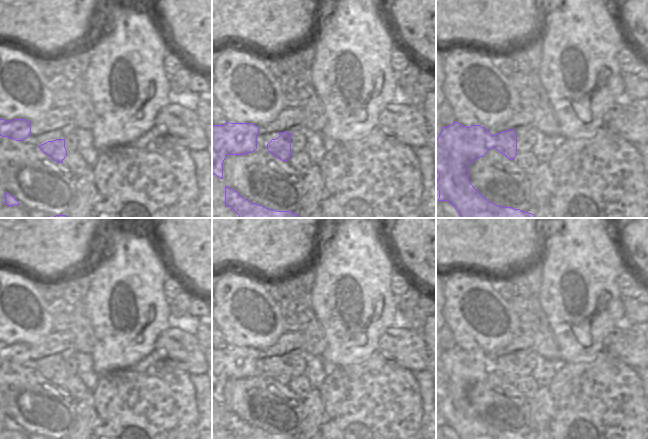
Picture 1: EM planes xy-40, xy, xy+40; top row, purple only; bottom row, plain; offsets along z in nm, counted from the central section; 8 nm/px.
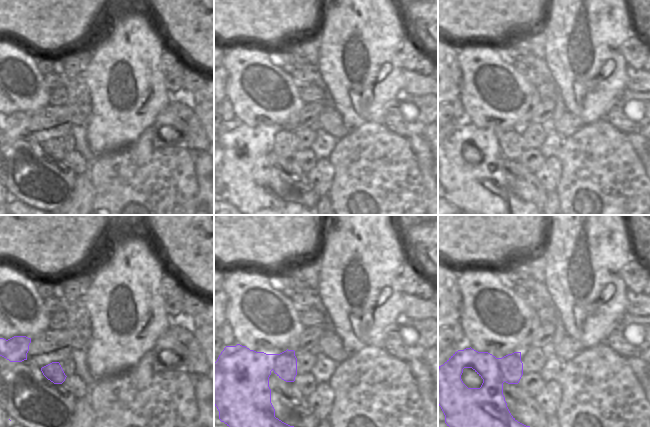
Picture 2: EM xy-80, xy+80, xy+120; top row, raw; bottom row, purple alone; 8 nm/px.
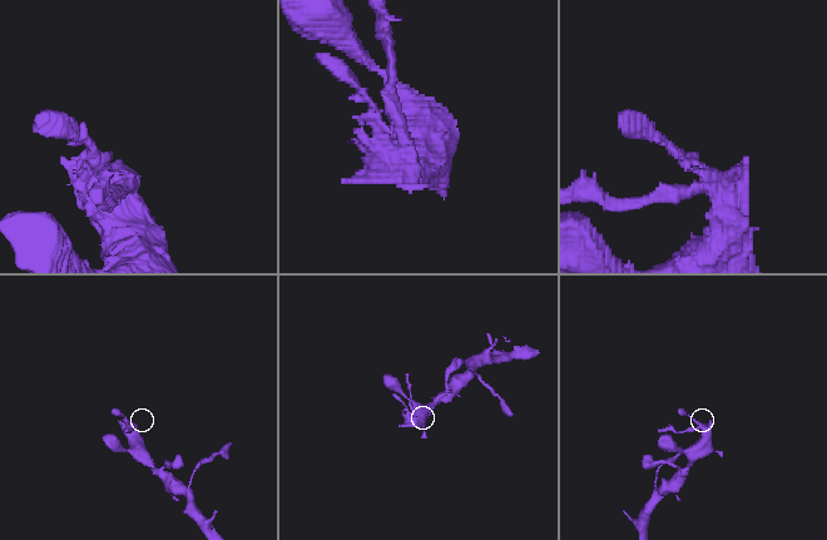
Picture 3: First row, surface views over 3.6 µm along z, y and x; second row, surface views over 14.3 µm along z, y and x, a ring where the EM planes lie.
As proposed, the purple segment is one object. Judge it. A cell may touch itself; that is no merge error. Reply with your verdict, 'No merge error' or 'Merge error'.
No merge error.

